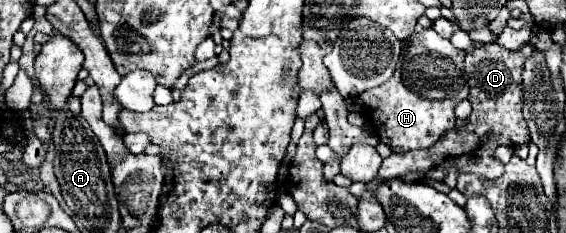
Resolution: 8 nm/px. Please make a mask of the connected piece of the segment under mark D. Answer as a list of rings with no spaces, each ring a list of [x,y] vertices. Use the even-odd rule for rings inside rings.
[[[488,43],[476,47],[466,55],[464,71],[470,85],[468,101],[472,103],[472,113],[466,117],[460,129],[444,133],[436,147],[422,151],[390,153],[378,171],[380,179],[392,179],[396,175],[420,173],[422,179],[444,181],[450,167],[456,167],[458,173],[474,173],[482,179],[498,179],[504,173],[504,165],[494,159],[494,149],[500,145],[520,145],[528,143],[528,123],[522,117],[522,69],[528,51],[506,51],[498,43]]]

